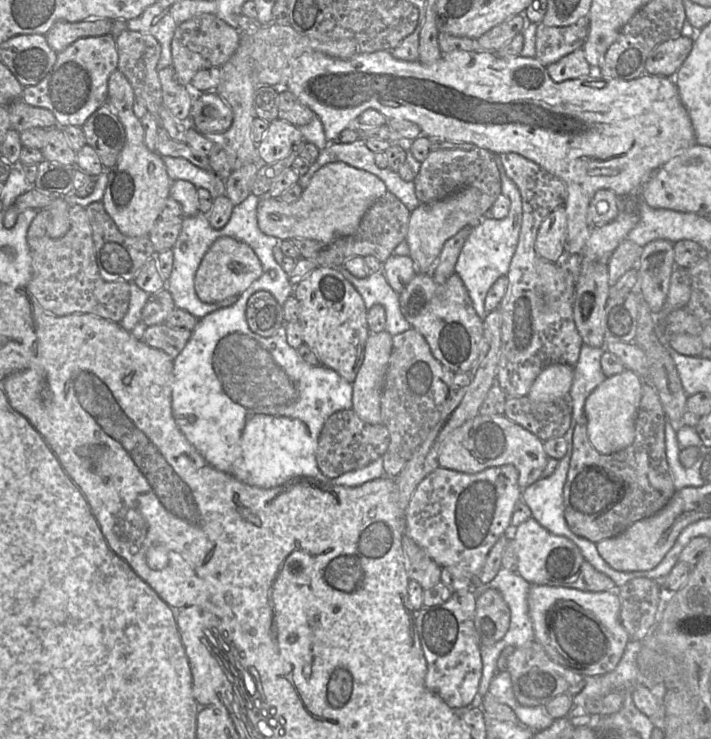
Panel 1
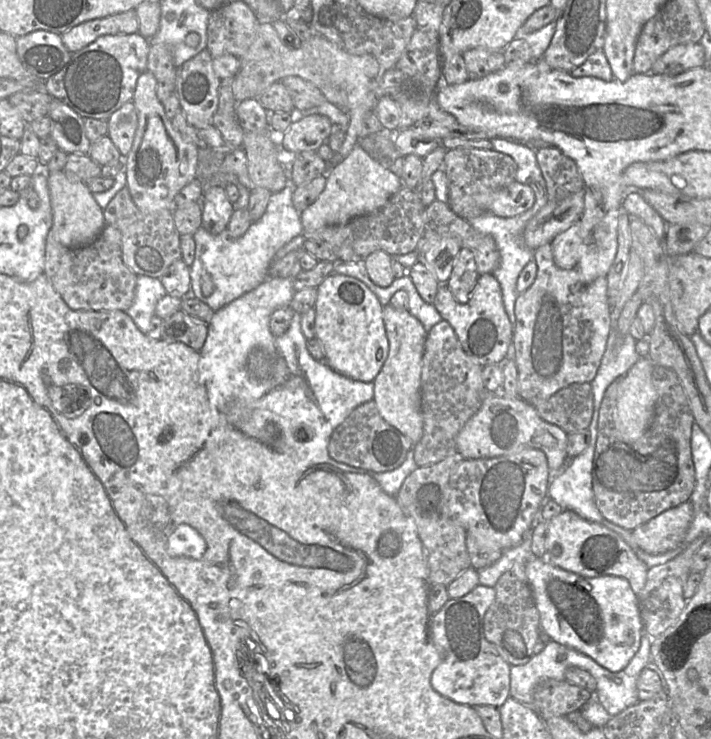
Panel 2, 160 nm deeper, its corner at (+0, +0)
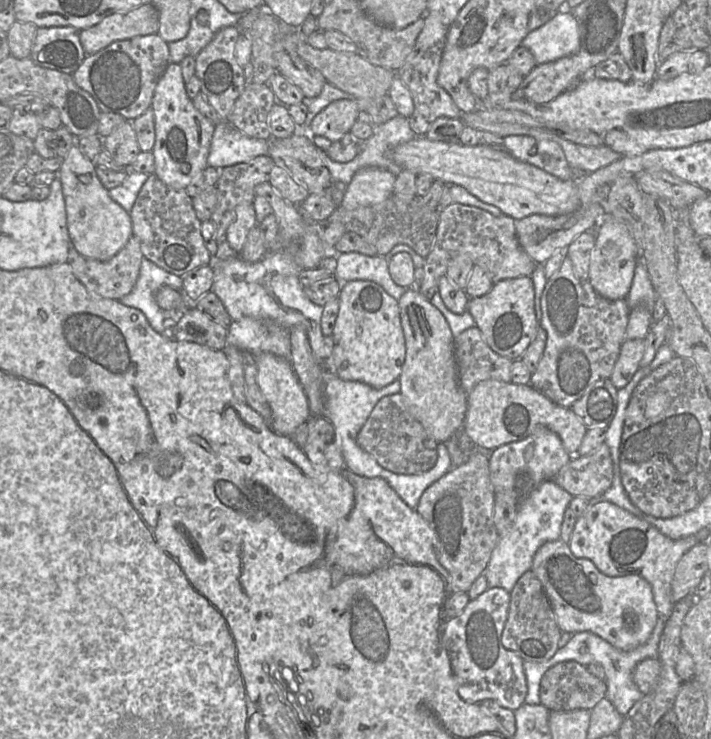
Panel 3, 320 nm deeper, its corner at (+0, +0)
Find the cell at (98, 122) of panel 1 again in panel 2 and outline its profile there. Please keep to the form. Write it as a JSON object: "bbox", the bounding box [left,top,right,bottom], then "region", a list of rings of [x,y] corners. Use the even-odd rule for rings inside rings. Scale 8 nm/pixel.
{"bbox":[107,101,138,156],"region":[[[130,101],[116,110],[108,119],[107,136],[113,141],[122,156],[126,156],[132,148],[138,127],[138,114]]]}

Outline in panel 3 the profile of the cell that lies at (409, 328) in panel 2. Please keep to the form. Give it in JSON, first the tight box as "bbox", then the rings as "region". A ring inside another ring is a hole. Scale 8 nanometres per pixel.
{"bbox":[398,288,468,443],"region":[[[409,288],[398,300],[401,326],[406,345],[406,357],[398,378],[399,393],[404,397],[410,413],[425,430],[439,443],[444,443],[464,425],[468,409],[468,394],[461,388],[454,357],[455,337],[443,314],[430,300],[415,288]]]}

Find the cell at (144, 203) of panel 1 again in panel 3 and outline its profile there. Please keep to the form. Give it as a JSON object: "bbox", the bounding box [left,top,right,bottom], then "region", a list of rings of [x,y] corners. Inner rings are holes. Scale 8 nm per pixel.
{"bbox":[151,63,216,189],"region":[[[171,63],[158,82],[151,108],[155,118],[154,175],[175,189],[186,189],[208,167],[216,124],[201,114],[188,97],[180,64]]]}

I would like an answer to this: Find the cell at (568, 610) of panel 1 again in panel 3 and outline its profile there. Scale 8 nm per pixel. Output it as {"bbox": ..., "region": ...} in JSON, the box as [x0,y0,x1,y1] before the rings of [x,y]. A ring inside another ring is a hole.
{"bbox":[531,539,659,651],"region":[[[561,539],[545,543],[537,550],[531,572],[542,583],[562,632],[588,631],[620,650],[629,651],[645,643],[659,618],[651,586],[644,578],[607,576],[592,561],[575,557],[568,543]]]}

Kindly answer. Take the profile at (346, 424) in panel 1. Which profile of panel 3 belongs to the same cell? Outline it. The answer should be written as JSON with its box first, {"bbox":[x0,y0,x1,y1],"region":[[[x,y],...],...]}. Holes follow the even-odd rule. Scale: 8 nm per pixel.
{"bbox":[356,393,445,475],"region":[[[400,393],[383,397],[378,401],[359,431],[356,441],[382,468],[396,474],[406,475],[421,474],[432,469],[438,459],[438,445],[445,444],[445,442],[439,443],[436,441],[410,413],[404,397]]]}

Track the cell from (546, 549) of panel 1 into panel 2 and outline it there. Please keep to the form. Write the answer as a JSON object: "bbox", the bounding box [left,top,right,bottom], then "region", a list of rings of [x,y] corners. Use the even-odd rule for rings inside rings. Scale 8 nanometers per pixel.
{"bbox":[542,510,650,596],"region":[[[564,510],[562,513],[547,521],[547,530],[544,543],[542,561],[559,567],[563,570],[578,574],[583,577],[594,578],[603,576],[617,576],[626,579],[634,593],[639,596],[645,586],[647,572],[650,568],[642,561],[637,551],[631,547],[618,533],[595,522],[590,522],[574,511]]]}

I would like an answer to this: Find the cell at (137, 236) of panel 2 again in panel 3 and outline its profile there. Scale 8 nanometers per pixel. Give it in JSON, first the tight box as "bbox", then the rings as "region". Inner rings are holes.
{"bbox":[67,174,214,299],"region":[[[152,174],[142,186],[129,214],[133,236],[111,259],[90,259],[77,253],[73,247],[70,248],[67,263],[89,292],[102,298],[122,299],[134,289],[143,258],[181,277],[201,266],[212,266],[214,259],[202,235],[203,222],[198,219],[193,208],[193,198],[186,189],[172,188]]]}

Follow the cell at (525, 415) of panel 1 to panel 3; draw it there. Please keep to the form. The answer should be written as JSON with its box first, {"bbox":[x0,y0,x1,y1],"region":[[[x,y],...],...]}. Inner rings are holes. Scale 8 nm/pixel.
{"bbox":[569,379,618,428],"region":[[[601,379],[569,408],[588,428],[606,428],[617,412],[618,388],[610,379]]]}

